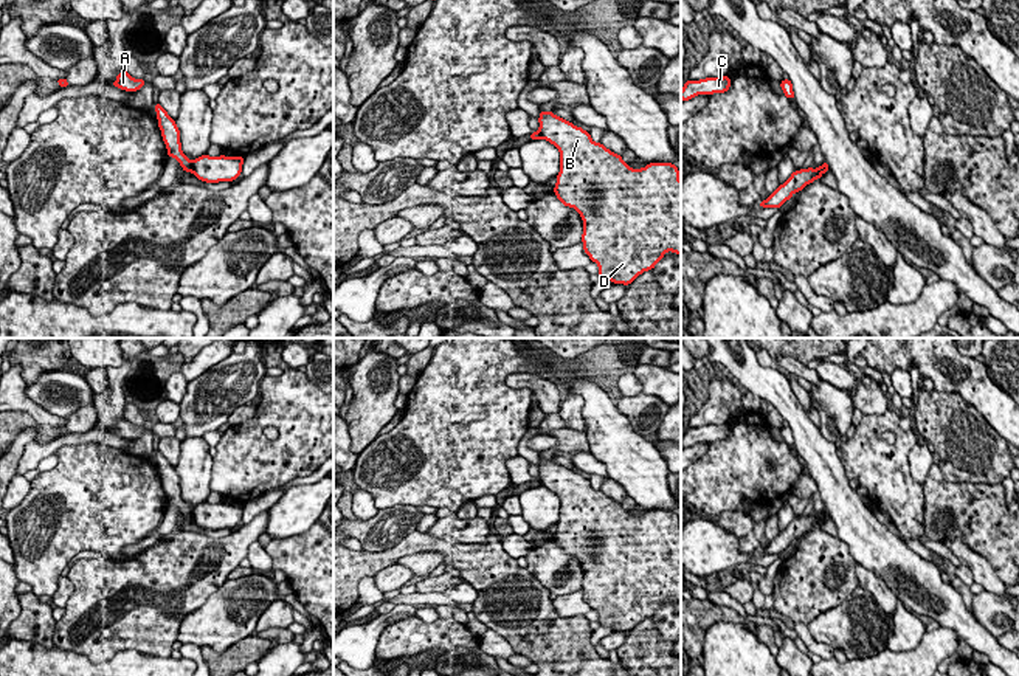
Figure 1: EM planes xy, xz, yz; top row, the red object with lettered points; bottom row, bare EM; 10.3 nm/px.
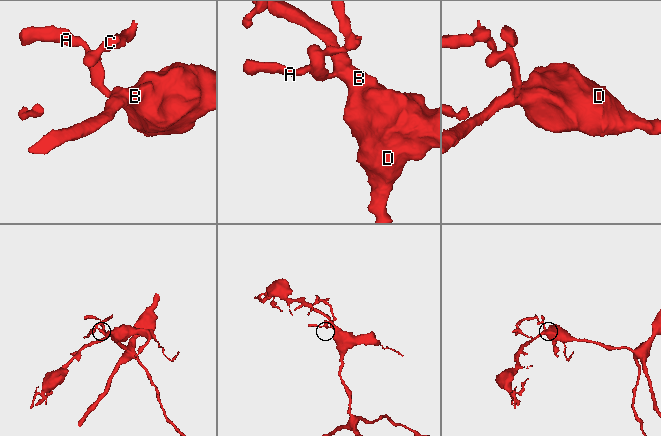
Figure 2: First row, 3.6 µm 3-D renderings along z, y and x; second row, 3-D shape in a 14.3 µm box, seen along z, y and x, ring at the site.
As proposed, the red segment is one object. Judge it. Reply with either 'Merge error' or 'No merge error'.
Merge error

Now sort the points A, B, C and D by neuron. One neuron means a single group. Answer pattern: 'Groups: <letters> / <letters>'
Groups: A C / B D

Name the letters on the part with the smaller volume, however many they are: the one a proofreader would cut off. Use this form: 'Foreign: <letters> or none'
Foreign: A, C

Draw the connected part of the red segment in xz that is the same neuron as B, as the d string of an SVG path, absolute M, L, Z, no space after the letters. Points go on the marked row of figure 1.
M540 112L538 133L560 150L560 172L554 192L583 220L583 251L599 265L600 279L630 285L644 271L653 270L665 253L681 254L681 180L672 163L650 163L633 169L620 155L594 143L589 132Z

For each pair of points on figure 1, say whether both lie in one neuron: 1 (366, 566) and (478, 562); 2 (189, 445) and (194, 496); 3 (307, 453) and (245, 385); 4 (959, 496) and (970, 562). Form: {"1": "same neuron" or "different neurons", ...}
{"1": "same neuron", "2": "same neuron", "3": "different neurons", "4": "different neurons"}

